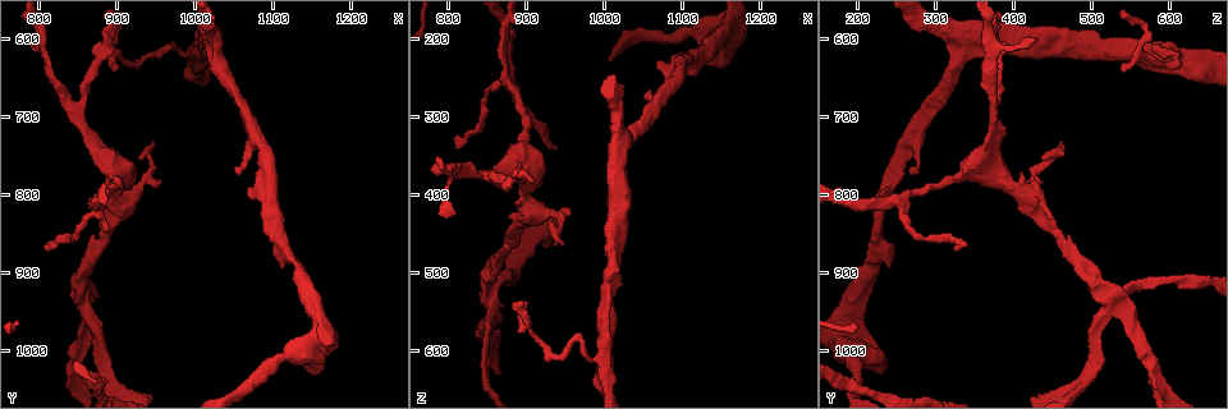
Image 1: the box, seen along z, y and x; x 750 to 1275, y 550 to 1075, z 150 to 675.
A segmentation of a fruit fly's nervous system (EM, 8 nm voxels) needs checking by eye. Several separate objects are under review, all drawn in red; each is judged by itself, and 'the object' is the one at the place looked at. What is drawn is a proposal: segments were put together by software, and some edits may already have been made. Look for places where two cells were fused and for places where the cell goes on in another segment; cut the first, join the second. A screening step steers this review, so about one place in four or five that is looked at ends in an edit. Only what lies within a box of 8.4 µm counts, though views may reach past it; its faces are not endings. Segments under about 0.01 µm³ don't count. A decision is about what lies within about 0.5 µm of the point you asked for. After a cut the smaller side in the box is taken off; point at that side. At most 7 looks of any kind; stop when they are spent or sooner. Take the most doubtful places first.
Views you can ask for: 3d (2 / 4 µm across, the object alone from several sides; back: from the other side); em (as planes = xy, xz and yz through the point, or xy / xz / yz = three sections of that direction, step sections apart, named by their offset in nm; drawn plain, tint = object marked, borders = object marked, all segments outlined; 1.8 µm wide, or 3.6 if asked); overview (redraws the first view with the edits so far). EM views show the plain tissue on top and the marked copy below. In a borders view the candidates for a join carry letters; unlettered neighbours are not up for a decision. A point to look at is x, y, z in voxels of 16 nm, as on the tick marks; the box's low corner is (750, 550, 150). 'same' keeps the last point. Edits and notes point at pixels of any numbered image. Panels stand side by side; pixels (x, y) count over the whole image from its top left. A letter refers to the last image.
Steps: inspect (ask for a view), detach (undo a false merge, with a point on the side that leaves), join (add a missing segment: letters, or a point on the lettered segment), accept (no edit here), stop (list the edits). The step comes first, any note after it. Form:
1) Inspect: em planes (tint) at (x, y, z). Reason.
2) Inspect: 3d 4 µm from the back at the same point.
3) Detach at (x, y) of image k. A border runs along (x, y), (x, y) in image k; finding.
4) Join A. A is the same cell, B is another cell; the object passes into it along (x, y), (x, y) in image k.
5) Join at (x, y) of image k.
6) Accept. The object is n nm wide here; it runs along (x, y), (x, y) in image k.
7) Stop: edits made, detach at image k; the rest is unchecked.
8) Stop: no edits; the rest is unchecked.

Inspect: em planes (borders) at (850, 935, 520). Thick turns thin.

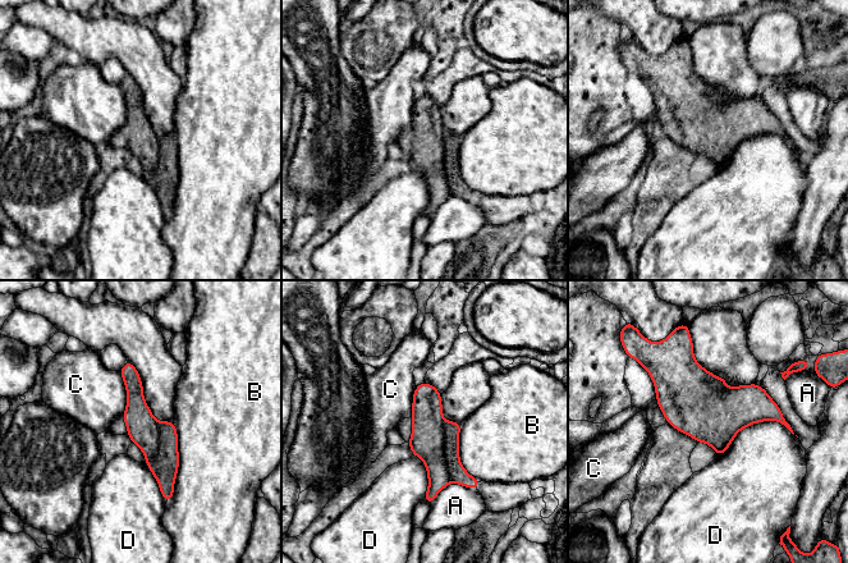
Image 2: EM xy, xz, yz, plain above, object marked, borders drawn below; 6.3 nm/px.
Detach at (457, 472) of image 2. A, B, C and D are other cells; the part that leaves runs along (163, 424), (166, 428), (165, 495) in image 2; a second cell is stuck on.

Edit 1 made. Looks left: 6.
Inspect: 3d 4 µm at (1115, 1010, 195). Sudden change in width.

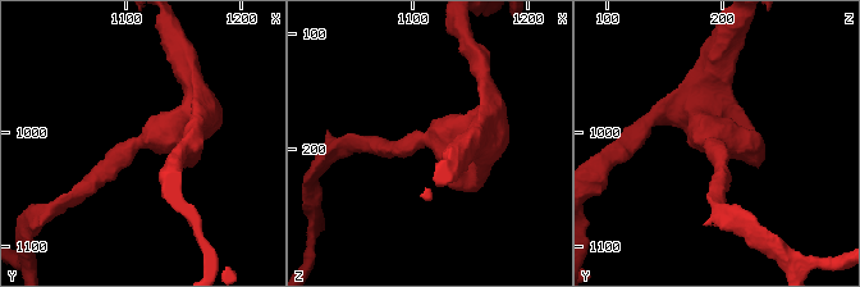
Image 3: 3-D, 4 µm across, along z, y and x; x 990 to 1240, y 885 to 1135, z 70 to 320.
Inspect: em 3.6 µm planes (borders) at (1116, 1006, 192). Shape alone is not enough.

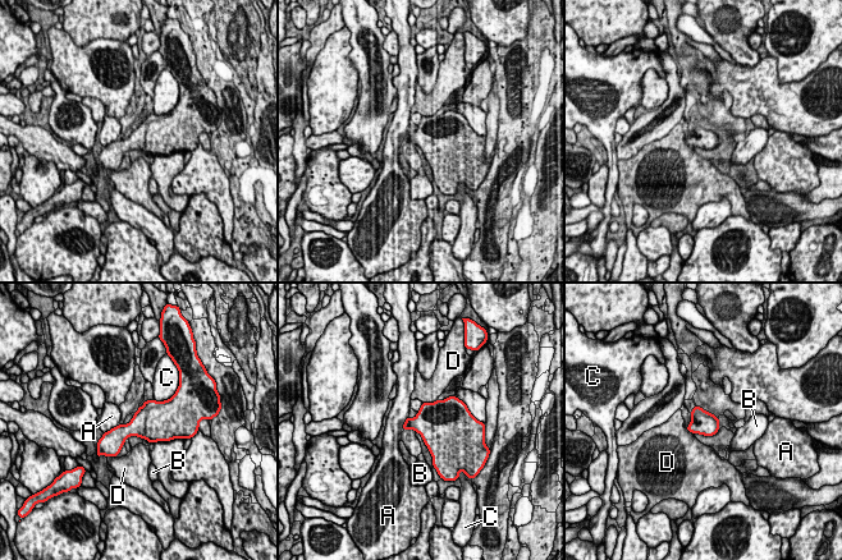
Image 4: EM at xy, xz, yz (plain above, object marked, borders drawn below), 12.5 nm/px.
Accept. A, B, C and D are other cells; the arms are 220, 550 nm wide; all the same cell.

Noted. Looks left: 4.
Inspect: 3d 4 µm at (900, 615, 565). Abrupt turn.

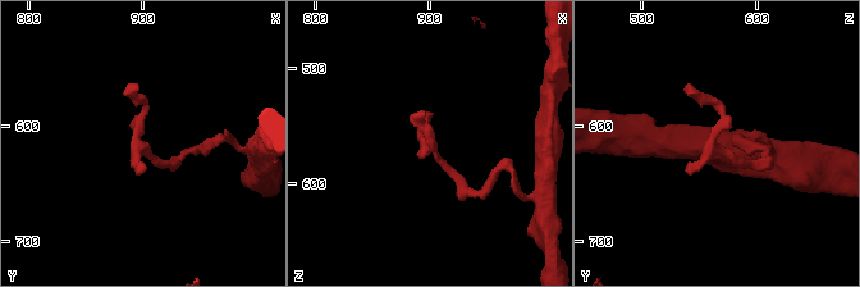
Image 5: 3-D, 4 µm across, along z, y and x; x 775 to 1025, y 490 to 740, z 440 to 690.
Inspect: em planes (borders) at (900, 616, 564).

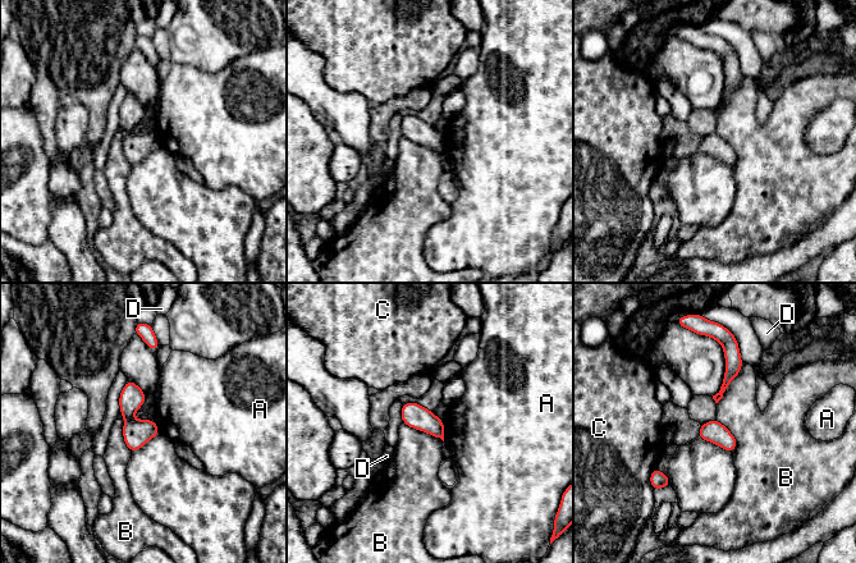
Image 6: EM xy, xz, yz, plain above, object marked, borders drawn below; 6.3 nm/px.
Accept. A, B, C and D are other cells; continuous, no second cell.

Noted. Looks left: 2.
Stop: edits made, detach at image 2; the rest is unchecked.

